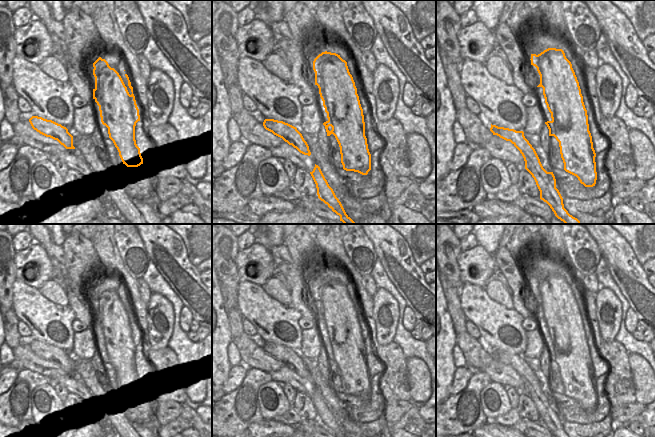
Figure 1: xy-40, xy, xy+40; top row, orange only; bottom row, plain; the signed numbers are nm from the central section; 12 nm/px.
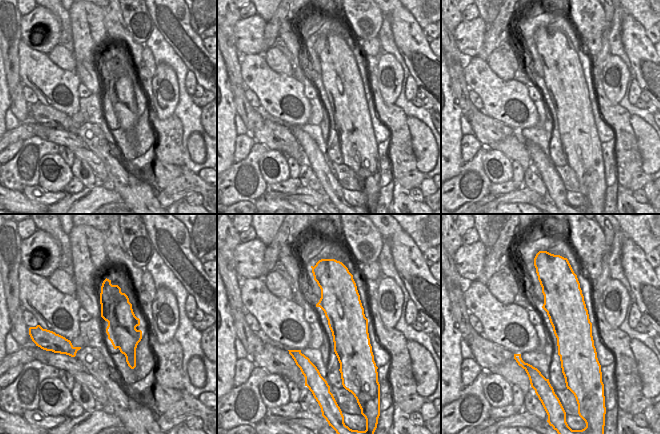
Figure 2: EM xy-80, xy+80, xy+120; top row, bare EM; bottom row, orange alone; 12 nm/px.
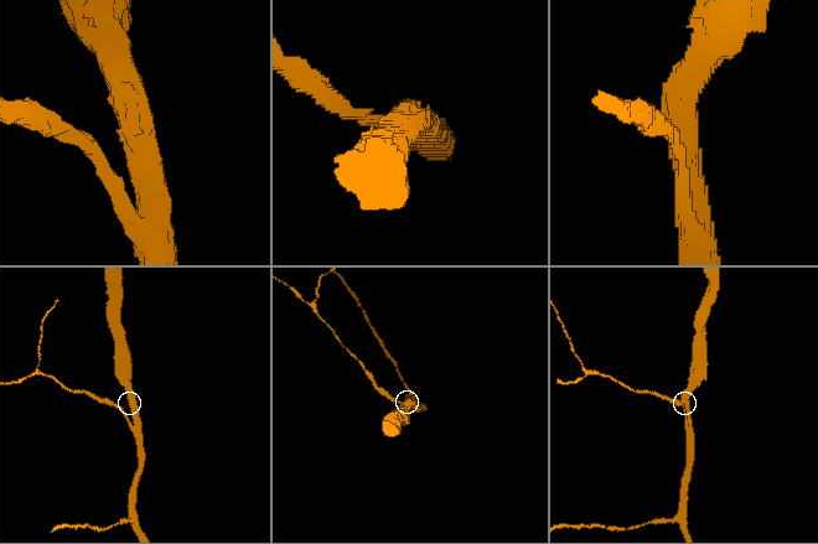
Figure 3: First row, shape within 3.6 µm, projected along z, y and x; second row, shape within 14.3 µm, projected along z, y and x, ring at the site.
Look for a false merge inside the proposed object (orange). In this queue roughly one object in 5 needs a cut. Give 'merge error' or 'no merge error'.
no merge error

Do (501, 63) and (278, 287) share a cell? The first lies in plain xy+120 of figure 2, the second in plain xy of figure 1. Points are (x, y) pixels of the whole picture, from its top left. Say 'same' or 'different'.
same

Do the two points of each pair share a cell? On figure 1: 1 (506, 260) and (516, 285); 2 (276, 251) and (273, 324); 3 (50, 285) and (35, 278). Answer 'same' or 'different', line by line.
1: same
2: different
3: different

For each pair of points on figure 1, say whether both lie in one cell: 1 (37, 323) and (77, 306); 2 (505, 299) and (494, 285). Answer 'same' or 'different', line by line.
1: different
2: same

